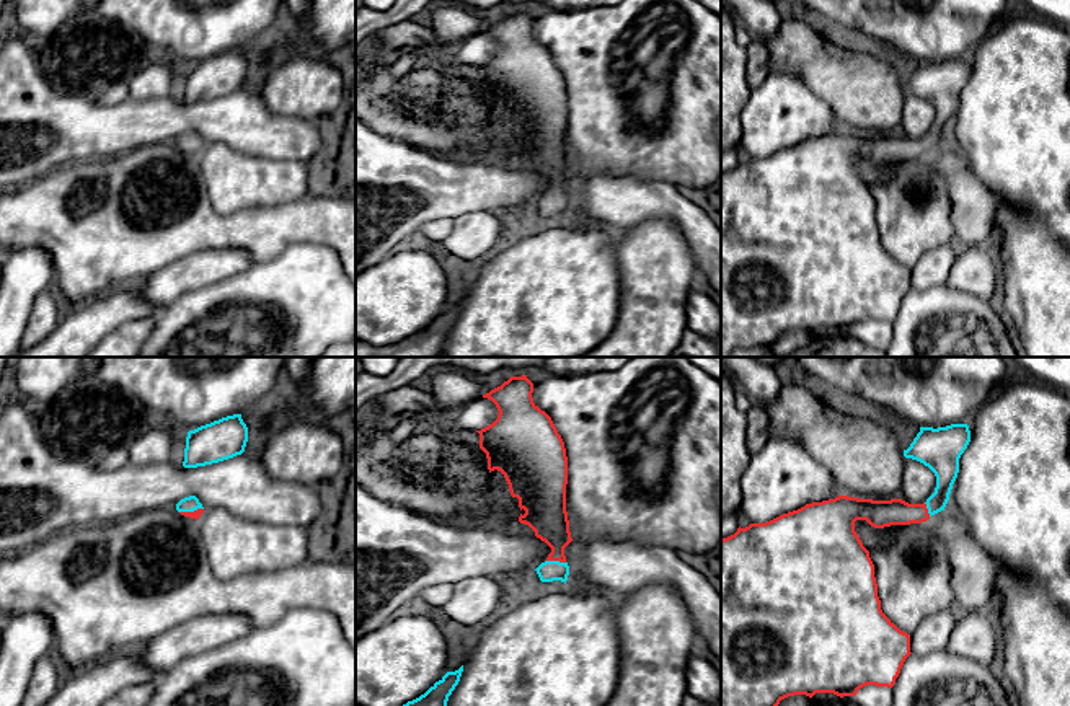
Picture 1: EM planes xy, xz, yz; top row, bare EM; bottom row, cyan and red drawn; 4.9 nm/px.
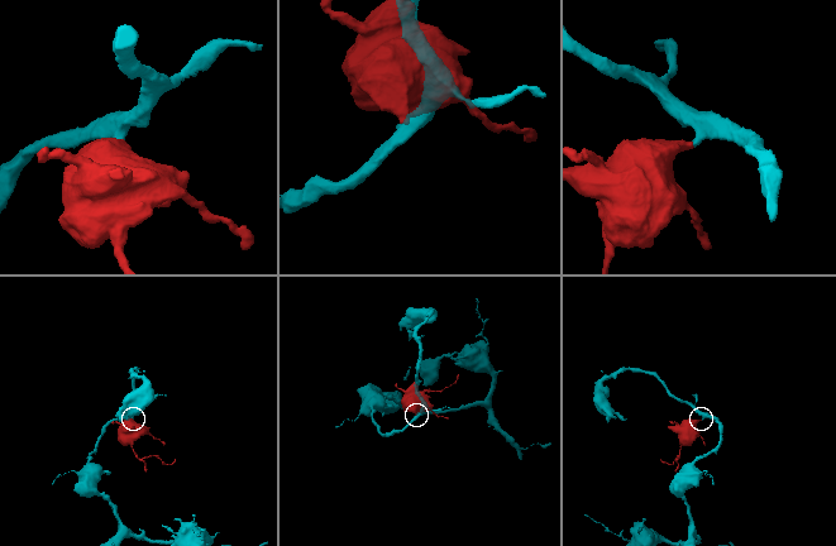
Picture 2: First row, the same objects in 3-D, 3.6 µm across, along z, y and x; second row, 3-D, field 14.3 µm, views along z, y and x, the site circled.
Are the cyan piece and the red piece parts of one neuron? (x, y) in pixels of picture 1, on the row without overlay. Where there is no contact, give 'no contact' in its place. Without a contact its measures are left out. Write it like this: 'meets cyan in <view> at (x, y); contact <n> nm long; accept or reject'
meets cyan in xz at (557, 196); contact 100 nm long; accept

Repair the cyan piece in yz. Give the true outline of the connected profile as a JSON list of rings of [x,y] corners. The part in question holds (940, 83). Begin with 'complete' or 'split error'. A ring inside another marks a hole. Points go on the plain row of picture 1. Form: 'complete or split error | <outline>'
split error | [[[951,59],[946,62],[920,62],[920,67],[904,85],[905,93],[917,95],[928,101],[936,111],[935,127],[923,139],[909,139],[902,134],[873,135],[858,134],[848,130],[838,130],[835,134],[806,139],[804,142],[783,148],[765,158],[750,158],[745,163],[727,173],[721,174],[721,357],[731,357],[737,349],[752,349],[758,346],[772,347],[781,334],[794,329],[806,329],[812,333],[816,328],[833,328],[840,333],[855,331],[860,323],[866,320],[892,323],[900,303],[910,287],[910,269],[900,266],[881,245],[881,235],[878,232],[878,218],[874,212],[874,199],[869,192],[869,186],[863,181],[860,171],[855,166],[856,155],[866,155],[874,163],[884,163],[891,160],[910,160],[926,157],[931,150],[944,145],[953,119],[959,108],[959,93],[971,77],[971,65],[967,59]]]

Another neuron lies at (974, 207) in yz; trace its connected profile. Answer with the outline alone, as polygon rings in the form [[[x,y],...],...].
[[[944,143],[928,155],[933,168],[946,179],[954,243],[959,248],[979,246],[998,233],[998,212],[1013,202],[987,188],[954,143]]]

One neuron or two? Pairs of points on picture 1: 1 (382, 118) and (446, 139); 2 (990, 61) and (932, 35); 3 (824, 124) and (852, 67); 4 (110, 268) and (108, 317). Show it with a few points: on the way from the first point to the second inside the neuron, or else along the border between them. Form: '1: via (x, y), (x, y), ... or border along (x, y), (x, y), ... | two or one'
1: via (398, 118), (429, 126) | one
2: border along (990, 33), (966, 57) | two
3: border along (804, 82), (827, 103), (837, 121) | two
4: border along (136, 282), (113, 287), (74, 305) | two

